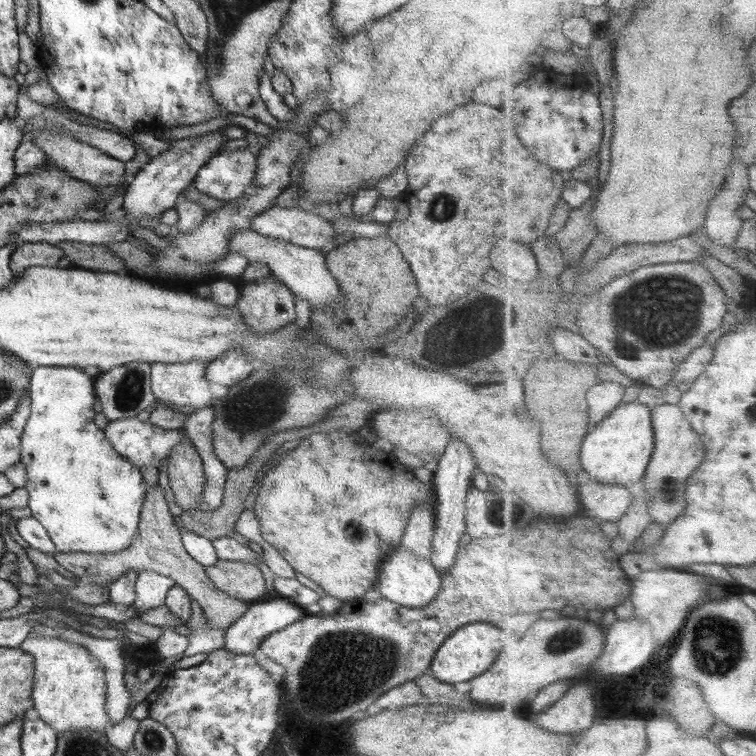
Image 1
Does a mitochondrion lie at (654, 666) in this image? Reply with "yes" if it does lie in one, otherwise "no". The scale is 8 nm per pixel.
no

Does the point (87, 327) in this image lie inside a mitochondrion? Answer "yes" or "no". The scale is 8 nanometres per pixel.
no

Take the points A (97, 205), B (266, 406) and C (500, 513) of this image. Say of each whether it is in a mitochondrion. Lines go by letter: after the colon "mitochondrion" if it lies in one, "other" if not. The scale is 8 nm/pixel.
A: other
B: mitochondrion
C: mitochondrion

